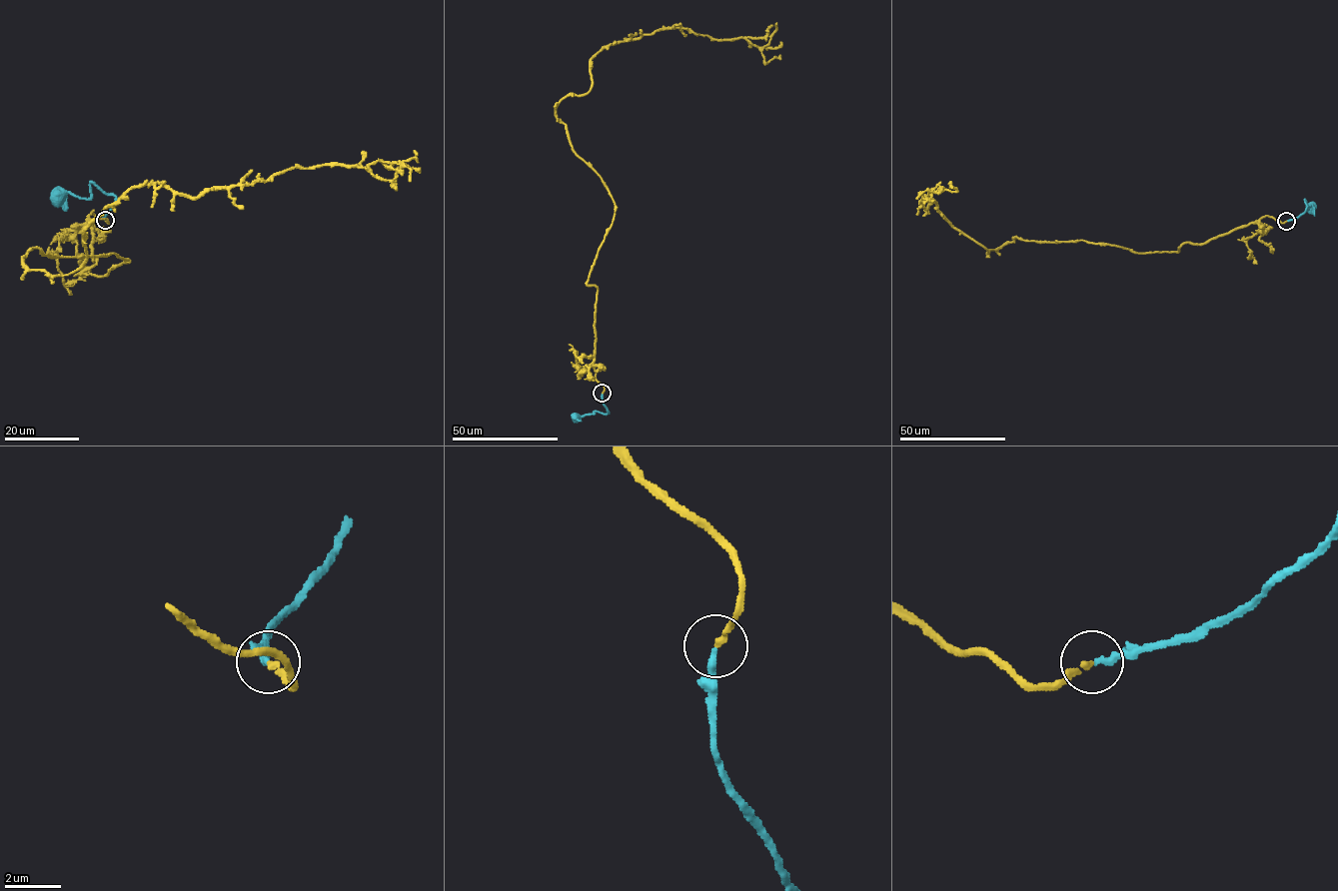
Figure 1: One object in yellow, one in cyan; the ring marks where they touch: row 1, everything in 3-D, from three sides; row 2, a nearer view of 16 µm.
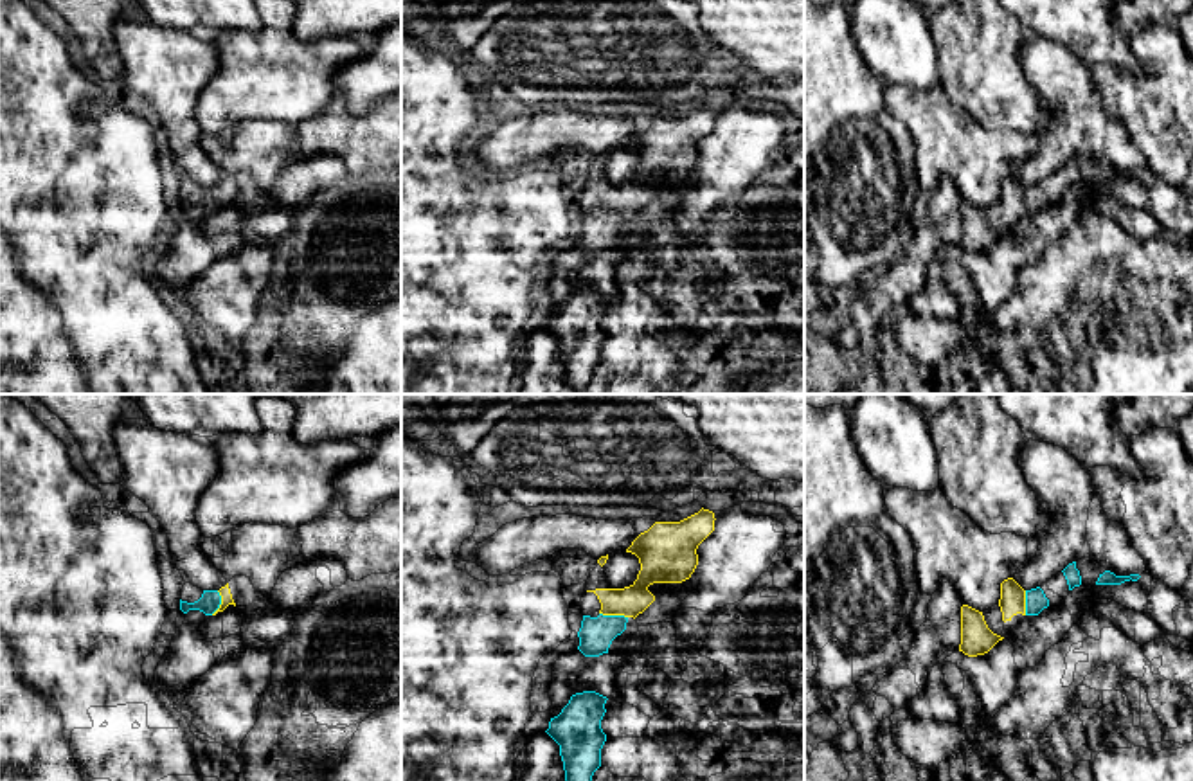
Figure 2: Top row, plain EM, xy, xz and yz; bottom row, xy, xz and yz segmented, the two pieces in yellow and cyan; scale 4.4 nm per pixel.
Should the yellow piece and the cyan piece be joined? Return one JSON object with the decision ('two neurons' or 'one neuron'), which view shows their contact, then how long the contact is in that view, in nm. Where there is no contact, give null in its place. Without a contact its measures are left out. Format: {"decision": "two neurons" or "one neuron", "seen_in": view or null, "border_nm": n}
{"decision": "one neuron", "seen_in": "xz", "border_nm": 130}

